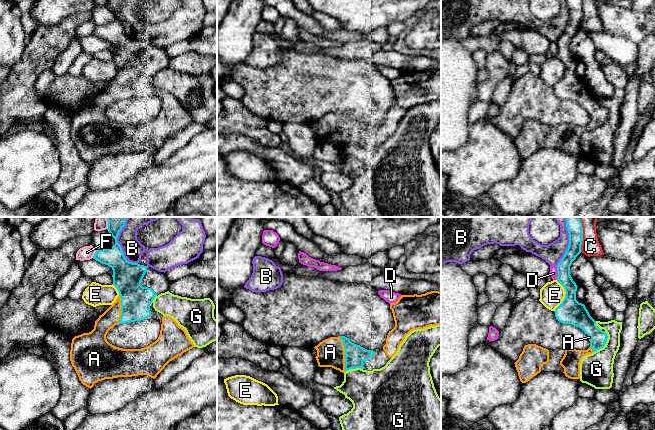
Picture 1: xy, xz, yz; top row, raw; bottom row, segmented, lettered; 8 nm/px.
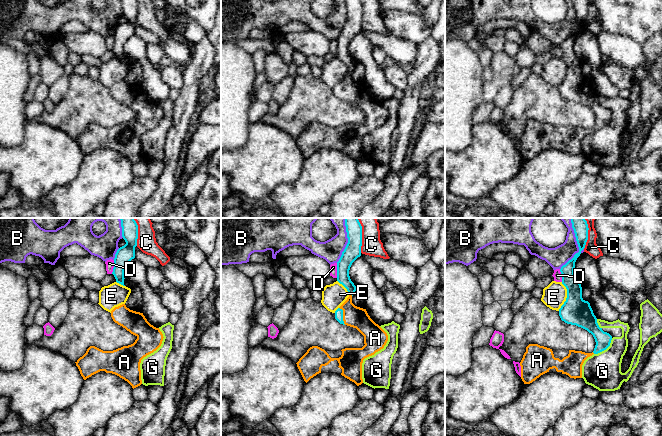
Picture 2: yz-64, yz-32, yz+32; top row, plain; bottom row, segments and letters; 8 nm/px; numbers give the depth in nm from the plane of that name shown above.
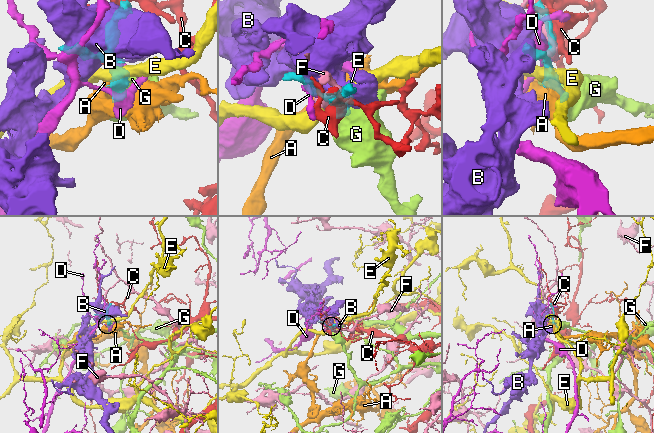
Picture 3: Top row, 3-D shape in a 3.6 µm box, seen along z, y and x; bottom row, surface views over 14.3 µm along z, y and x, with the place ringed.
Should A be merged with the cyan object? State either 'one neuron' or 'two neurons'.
one neuron

